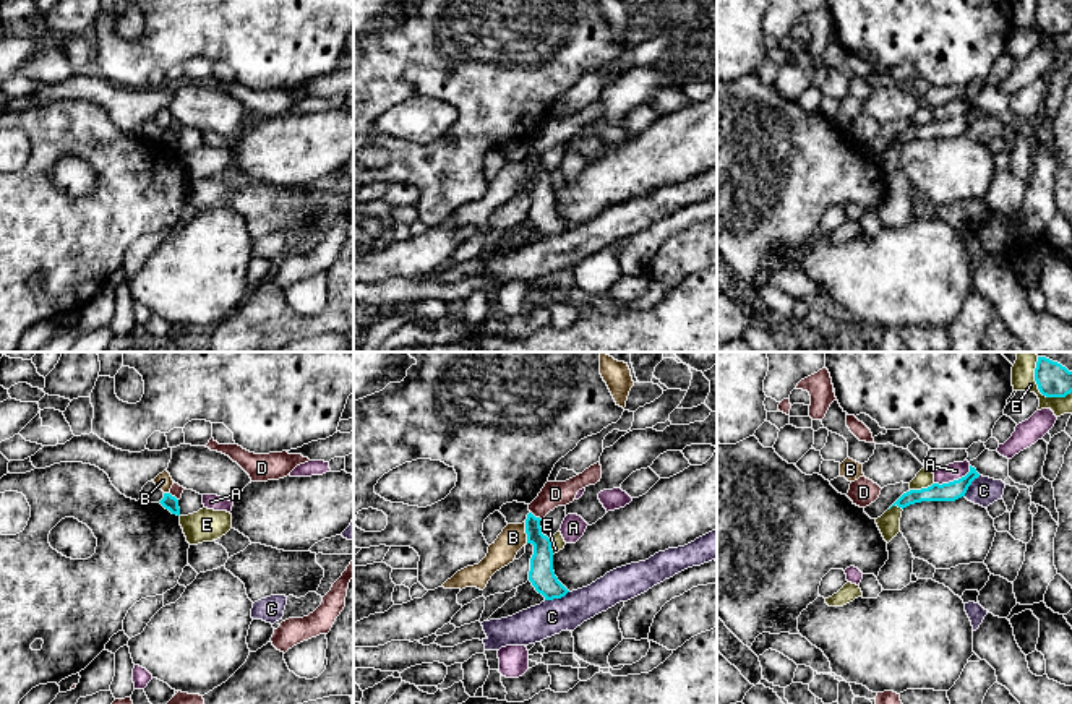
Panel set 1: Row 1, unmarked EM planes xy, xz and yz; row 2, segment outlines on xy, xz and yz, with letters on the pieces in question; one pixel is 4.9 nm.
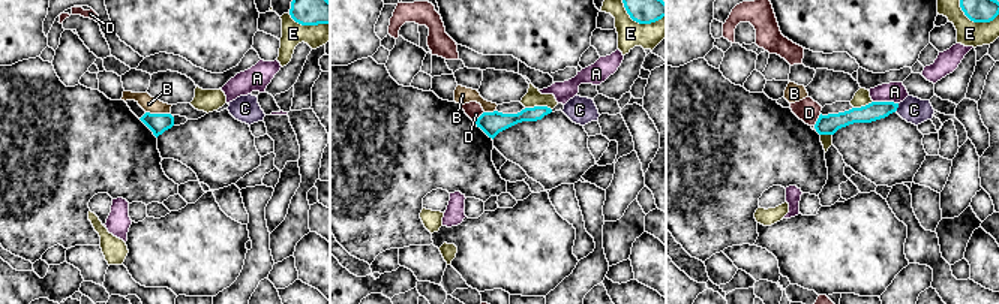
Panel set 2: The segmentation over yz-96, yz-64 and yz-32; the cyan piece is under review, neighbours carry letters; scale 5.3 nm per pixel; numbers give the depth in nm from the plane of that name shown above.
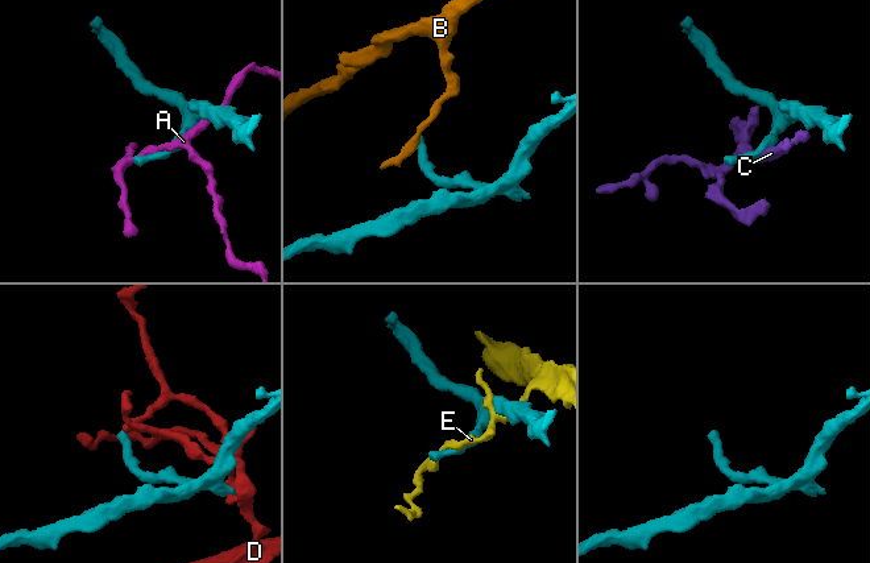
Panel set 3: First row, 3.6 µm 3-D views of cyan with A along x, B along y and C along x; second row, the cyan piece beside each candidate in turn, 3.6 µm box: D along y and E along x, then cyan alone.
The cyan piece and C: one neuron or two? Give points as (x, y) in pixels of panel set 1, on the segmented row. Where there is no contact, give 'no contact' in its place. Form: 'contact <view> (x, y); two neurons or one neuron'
contact xz (557, 597); two neurons

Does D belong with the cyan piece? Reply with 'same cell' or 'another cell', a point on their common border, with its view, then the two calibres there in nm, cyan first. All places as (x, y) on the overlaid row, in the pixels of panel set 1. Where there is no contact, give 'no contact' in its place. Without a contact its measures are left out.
another cell | xz (534, 516) | 110/130 nm

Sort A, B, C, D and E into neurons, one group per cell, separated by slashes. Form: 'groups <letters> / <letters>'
groups A / B / C / D / E

